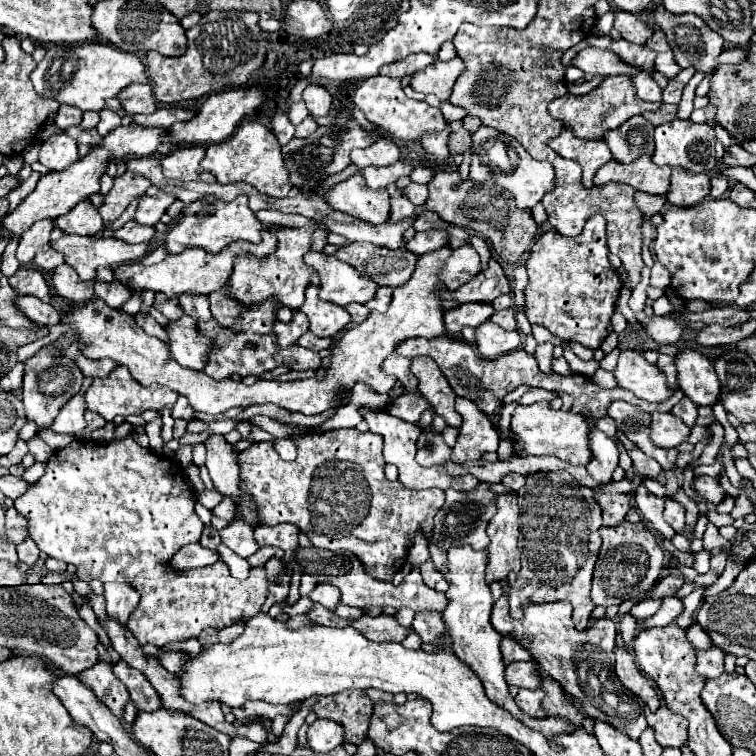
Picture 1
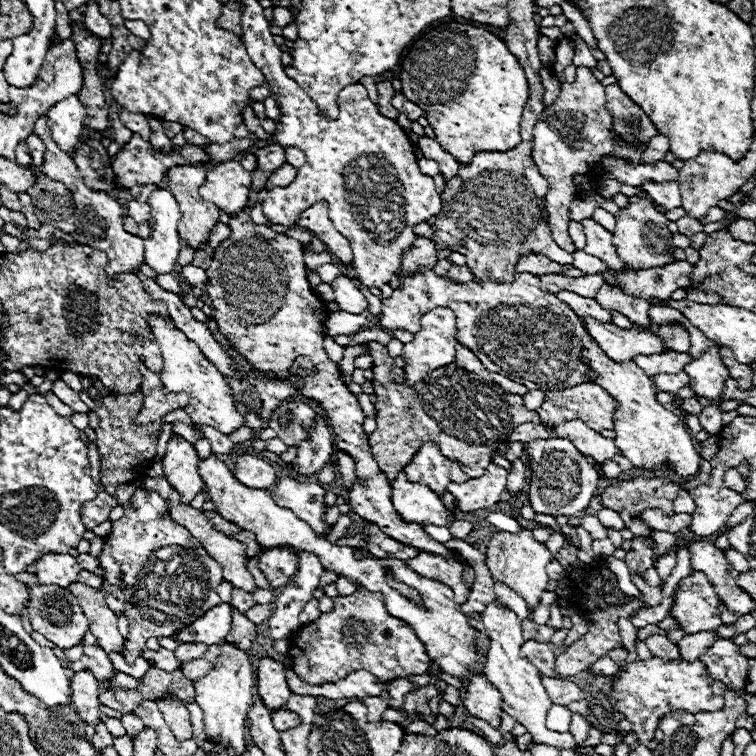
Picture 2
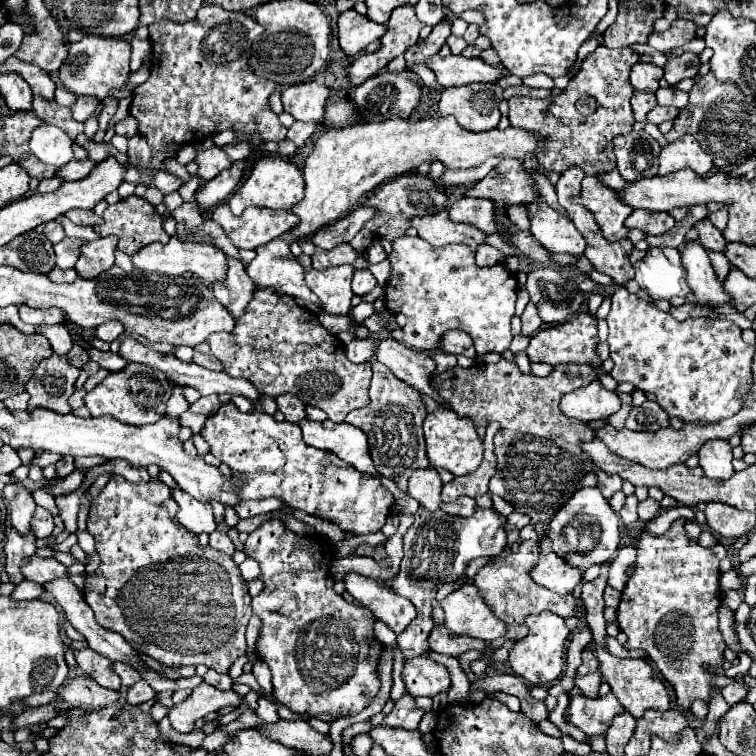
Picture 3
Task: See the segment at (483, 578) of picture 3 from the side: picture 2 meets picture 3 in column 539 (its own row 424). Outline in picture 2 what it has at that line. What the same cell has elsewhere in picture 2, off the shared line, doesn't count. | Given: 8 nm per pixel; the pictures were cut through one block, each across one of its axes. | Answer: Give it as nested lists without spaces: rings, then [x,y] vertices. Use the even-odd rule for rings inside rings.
[[[578,384],[578,386],[572,386],[572,388],[566,388],[566,390],[556,390],[556,392],[546,392],[546,398],[544,398],[544,404],[536,410],[538,416],[540,416],[540,422],[542,424],[548,424],[548,426],[556,426],[556,424],[562,424],[562,422],[568,422],[568,420],[582,420],[586,422],[586,426],[590,426],[592,430],[612,430],[614,426],[614,412],[616,412],[616,402],[614,398],[598,384]]]

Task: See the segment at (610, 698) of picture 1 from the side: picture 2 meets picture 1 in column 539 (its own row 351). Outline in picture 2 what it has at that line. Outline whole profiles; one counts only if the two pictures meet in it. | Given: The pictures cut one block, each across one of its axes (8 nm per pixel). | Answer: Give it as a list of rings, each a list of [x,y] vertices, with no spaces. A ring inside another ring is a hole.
[[[582,318],[588,334],[602,346],[602,350],[614,358],[614,362],[626,362],[632,360],[638,354],[660,354],[666,352],[662,340],[656,334],[646,334],[636,328],[624,330],[614,326],[612,322],[600,324],[594,318]]]

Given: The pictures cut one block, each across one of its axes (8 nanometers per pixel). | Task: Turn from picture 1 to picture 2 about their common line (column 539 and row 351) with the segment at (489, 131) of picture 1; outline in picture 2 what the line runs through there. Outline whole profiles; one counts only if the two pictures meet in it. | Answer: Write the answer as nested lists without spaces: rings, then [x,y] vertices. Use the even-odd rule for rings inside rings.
[[[154,314],[154,316],[148,316],[146,322],[152,328],[154,338],[162,350],[162,360],[164,360],[164,368],[160,372],[162,384],[166,386],[166,390],[170,390],[174,394],[178,394],[178,392],[190,394],[190,404],[186,406],[186,412],[190,414],[192,422],[212,426],[212,428],[220,430],[222,434],[230,434],[232,430],[240,428],[244,418],[234,408],[234,402],[230,396],[232,392],[226,386],[224,376],[216,370],[216,366],[204,358],[198,344],[188,340],[186,334],[180,328],[176,328],[172,318],[164,318],[164,316]]]

